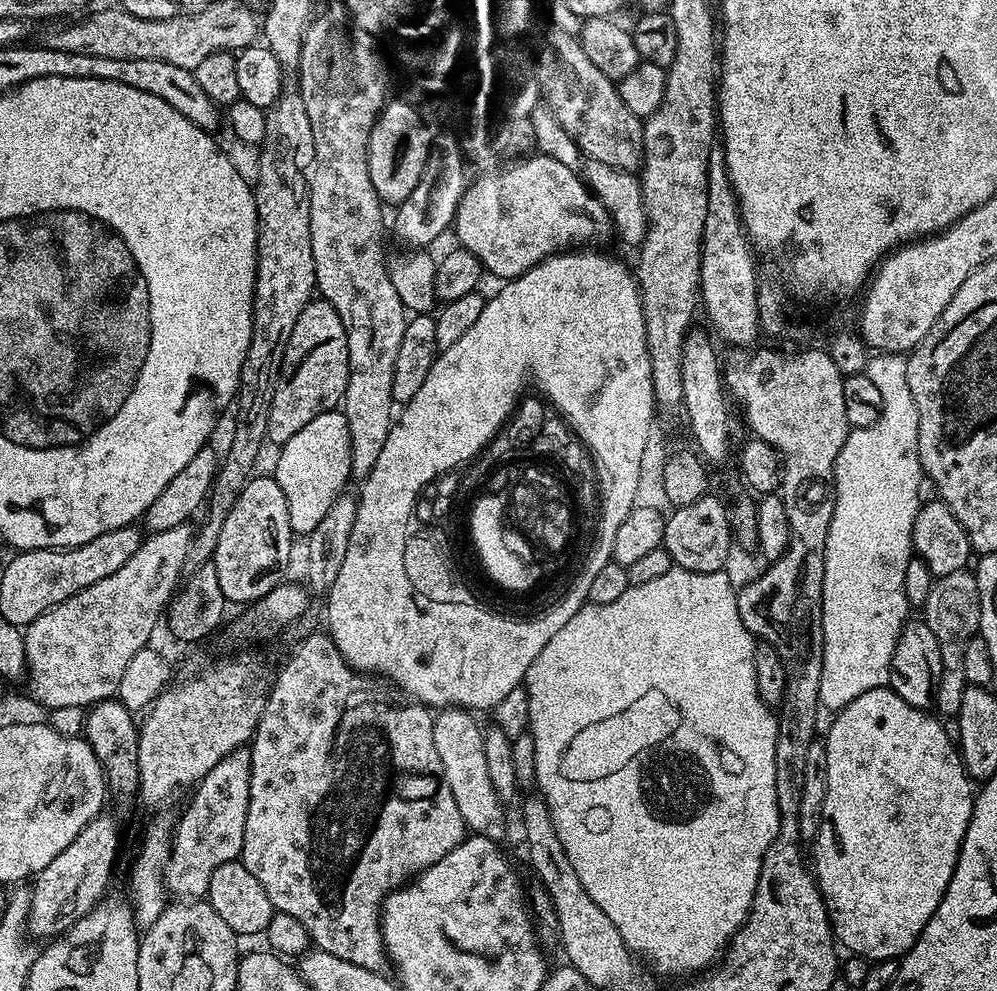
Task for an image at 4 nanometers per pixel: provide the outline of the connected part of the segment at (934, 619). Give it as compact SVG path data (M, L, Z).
M954 570L954 574L939 577L935 583L924 600L922 619L930 626L930 630L934 630L934 638L938 638L938 650L942 650L942 674L936 691L935 707L941 708L948 718L952 718L960 711L962 694L969 687L962 670L962 662L966 662L964 644L980 631L980 595L976 573L972 570Z

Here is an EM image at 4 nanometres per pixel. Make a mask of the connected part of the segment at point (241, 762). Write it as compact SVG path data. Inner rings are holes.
M247 747L236 748L195 785L191 793L192 801L185 806L184 813L178 816L172 833L172 853L166 866L164 887L171 895L172 892L176 895L173 897L207 897L214 870L239 857L250 806L251 773L251 751Z

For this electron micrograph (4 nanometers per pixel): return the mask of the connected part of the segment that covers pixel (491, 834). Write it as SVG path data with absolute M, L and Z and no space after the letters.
M459 706L439 709L432 721L434 747L438 749L438 758L442 758L446 783L450 785L450 794L454 794L454 803L458 806L458 814L462 814L467 831L500 842L504 836L505 805L494 790L494 782L490 782L486 750L482 746L484 734L472 716L475 715L471 711Z

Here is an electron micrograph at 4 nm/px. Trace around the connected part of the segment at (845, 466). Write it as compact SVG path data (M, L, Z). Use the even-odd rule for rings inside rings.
M876 352L869 355L866 375L878 391L882 393L882 414L874 426L865 428L852 428L848 433L846 442L836 459L836 505L834 506L834 518L830 522L830 534L826 538L826 554L823 564L823 668L822 680L819 683L820 705L830 712L837 712L849 705L854 698L864 694L866 690L885 687L892 676L892 658L894 646L900 637L910 613L908 613L908 594L906 592L906 576L908 563L914 560L912 550L912 531L914 530L914 518L918 514L922 497L920 497L920 480L922 481L922 469L920 467L920 455L918 454L918 406L914 406L914 394L910 394L910 382L906 382L906 359L898 352Z

